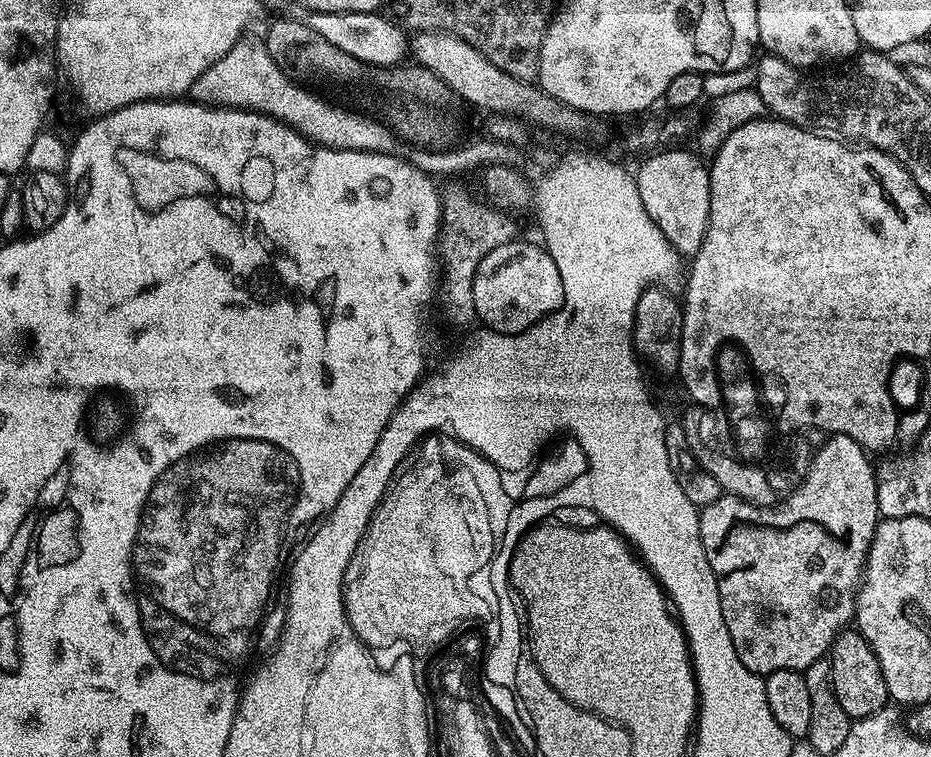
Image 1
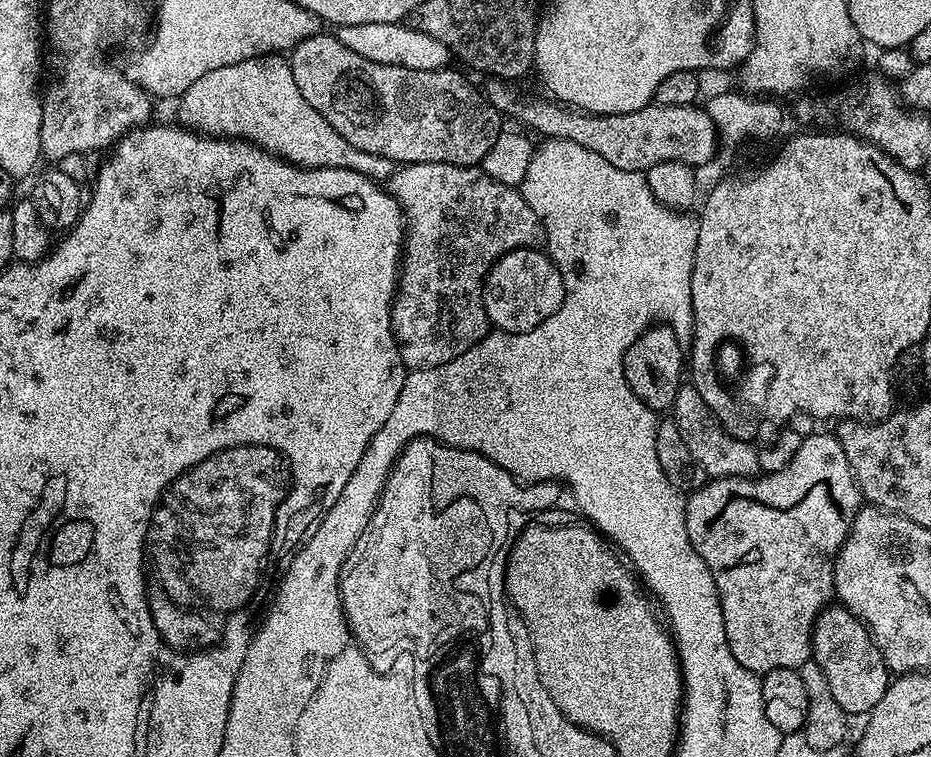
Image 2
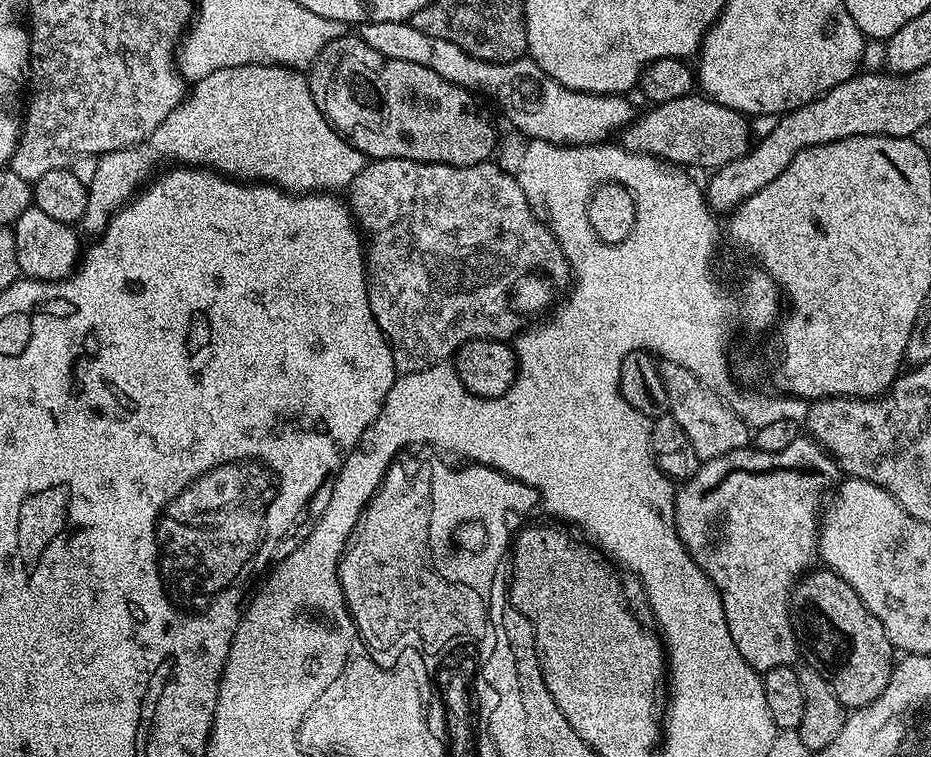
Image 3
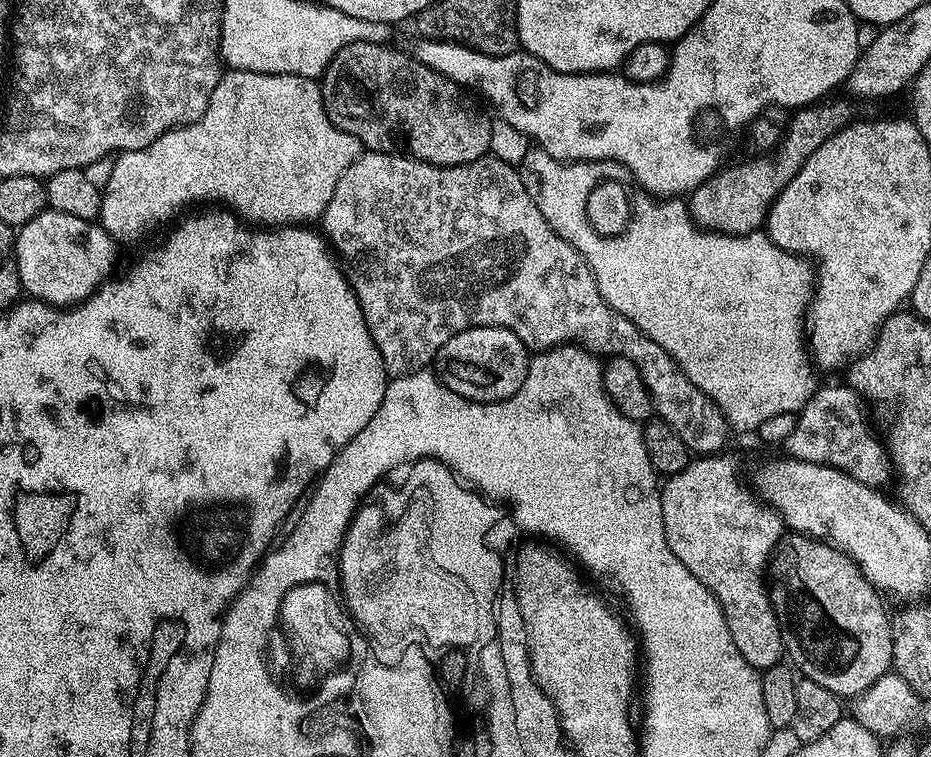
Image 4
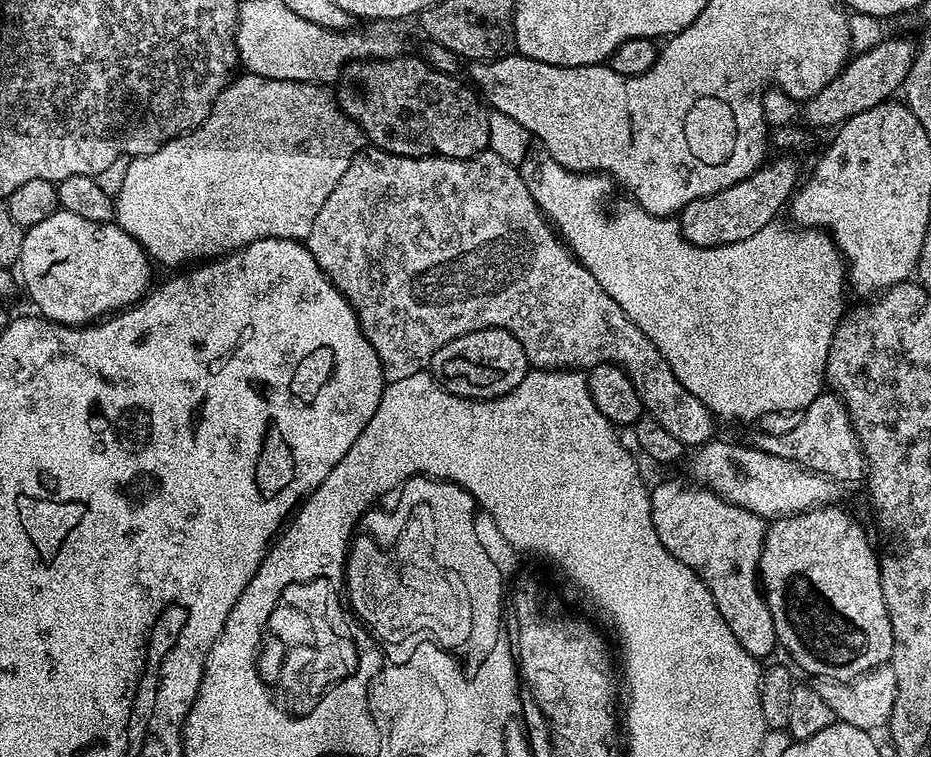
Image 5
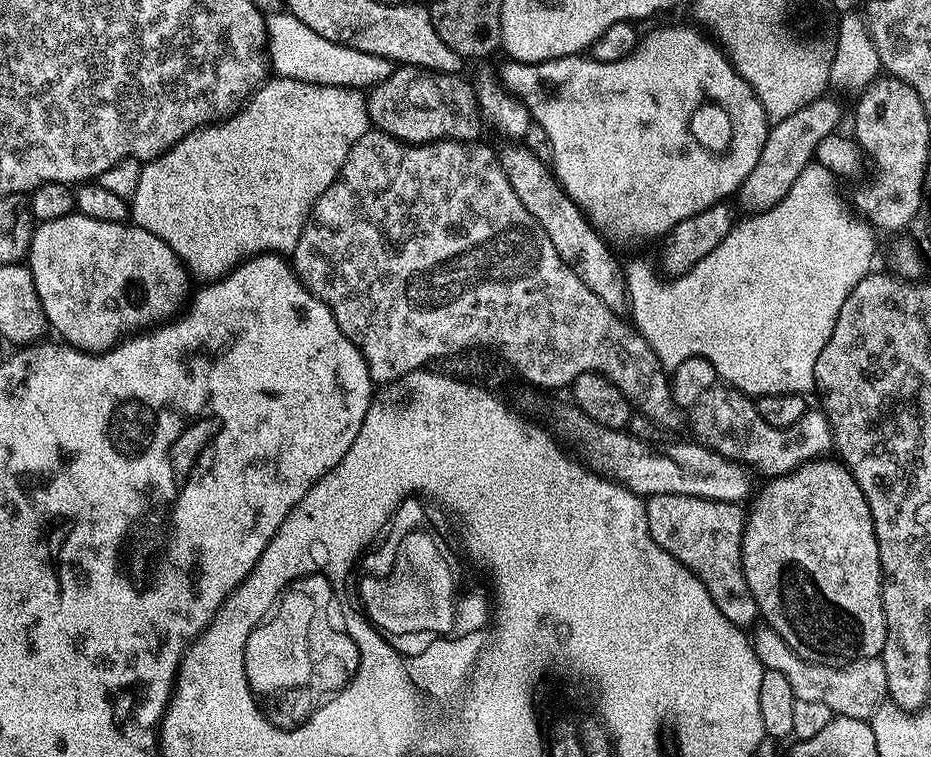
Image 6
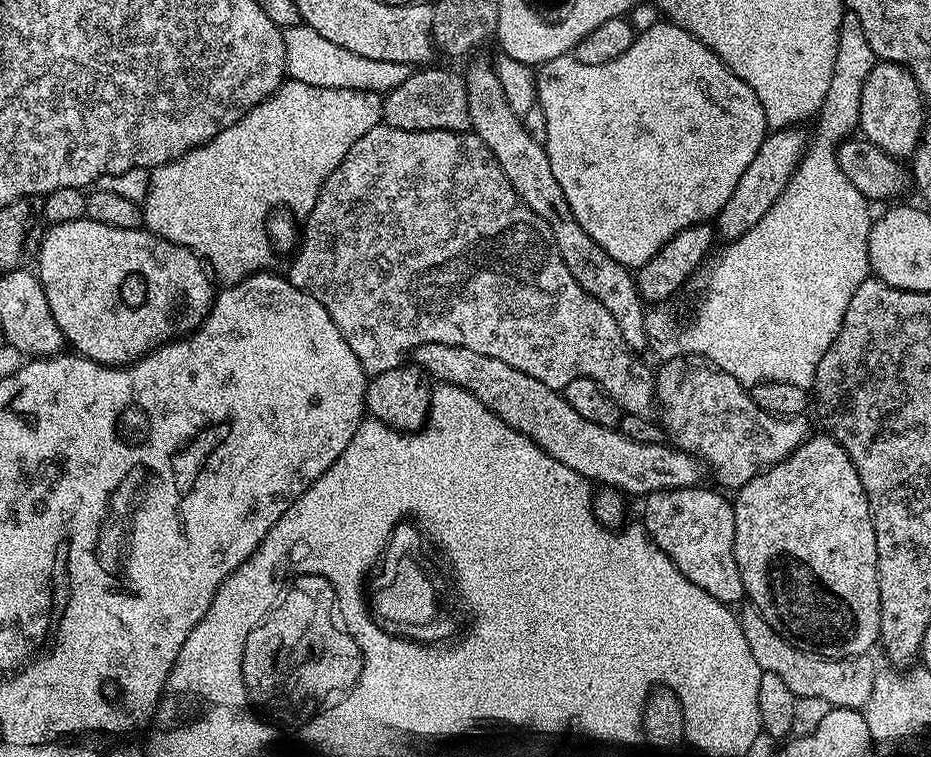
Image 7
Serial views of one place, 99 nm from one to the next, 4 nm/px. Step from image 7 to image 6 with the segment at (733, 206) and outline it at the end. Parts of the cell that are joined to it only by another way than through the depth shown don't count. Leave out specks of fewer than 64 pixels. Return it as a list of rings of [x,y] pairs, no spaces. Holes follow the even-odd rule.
[[[828,94],[819,96],[810,102],[810,106],[802,106],[802,110],[790,114],[790,118],[782,118],[782,122],[769,127],[762,155],[754,165],[754,170],[750,170],[746,182],[742,182],[738,193],[738,201],[745,208],[745,213],[765,212],[778,206],[778,202],[790,194],[790,186],[794,186],[798,174],[802,174],[802,170],[813,163],[818,142],[840,128],[840,104],[830,97]]]

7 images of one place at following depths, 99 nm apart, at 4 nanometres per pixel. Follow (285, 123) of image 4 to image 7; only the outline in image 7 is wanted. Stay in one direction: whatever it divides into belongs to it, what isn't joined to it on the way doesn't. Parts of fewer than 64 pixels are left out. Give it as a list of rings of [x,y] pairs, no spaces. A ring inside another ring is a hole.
[[[285,79],[273,96],[247,112],[234,126],[190,149],[177,160],[151,169],[149,190],[142,203],[142,224],[147,231],[195,252],[221,285],[242,282],[255,272],[273,267],[274,249],[268,240],[267,220],[275,209],[292,206],[299,192],[322,190],[328,175],[346,158],[350,146],[384,115],[384,96],[379,92],[323,88]]]

